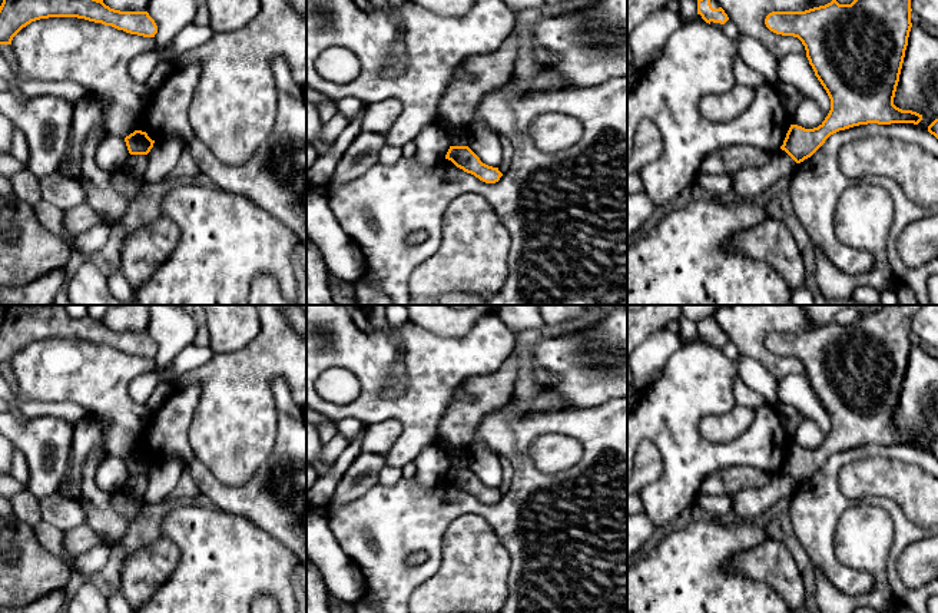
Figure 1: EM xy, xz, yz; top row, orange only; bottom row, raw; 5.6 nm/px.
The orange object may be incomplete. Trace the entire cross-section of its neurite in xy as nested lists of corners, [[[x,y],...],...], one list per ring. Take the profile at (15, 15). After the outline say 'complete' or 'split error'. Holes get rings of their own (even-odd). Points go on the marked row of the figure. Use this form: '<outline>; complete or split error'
[[[3,0],[0,6],[0,44],[11,44],[13,37],[27,24],[49,17],[77,17],[112,26],[130,34],[155,37],[158,26],[148,11],[120,11],[103,0]]]; complete

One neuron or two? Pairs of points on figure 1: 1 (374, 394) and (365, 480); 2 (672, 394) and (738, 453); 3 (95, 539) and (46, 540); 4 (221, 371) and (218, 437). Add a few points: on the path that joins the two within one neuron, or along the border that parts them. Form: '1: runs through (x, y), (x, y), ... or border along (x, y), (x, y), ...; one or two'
1: border along (384, 456), (385, 463); two
2: runs through (672, 417), (705, 453), (715, 453); one
3: border along (63, 533), (65, 550), (76, 557); two
4: runs through (221, 387), (221, 421); one

